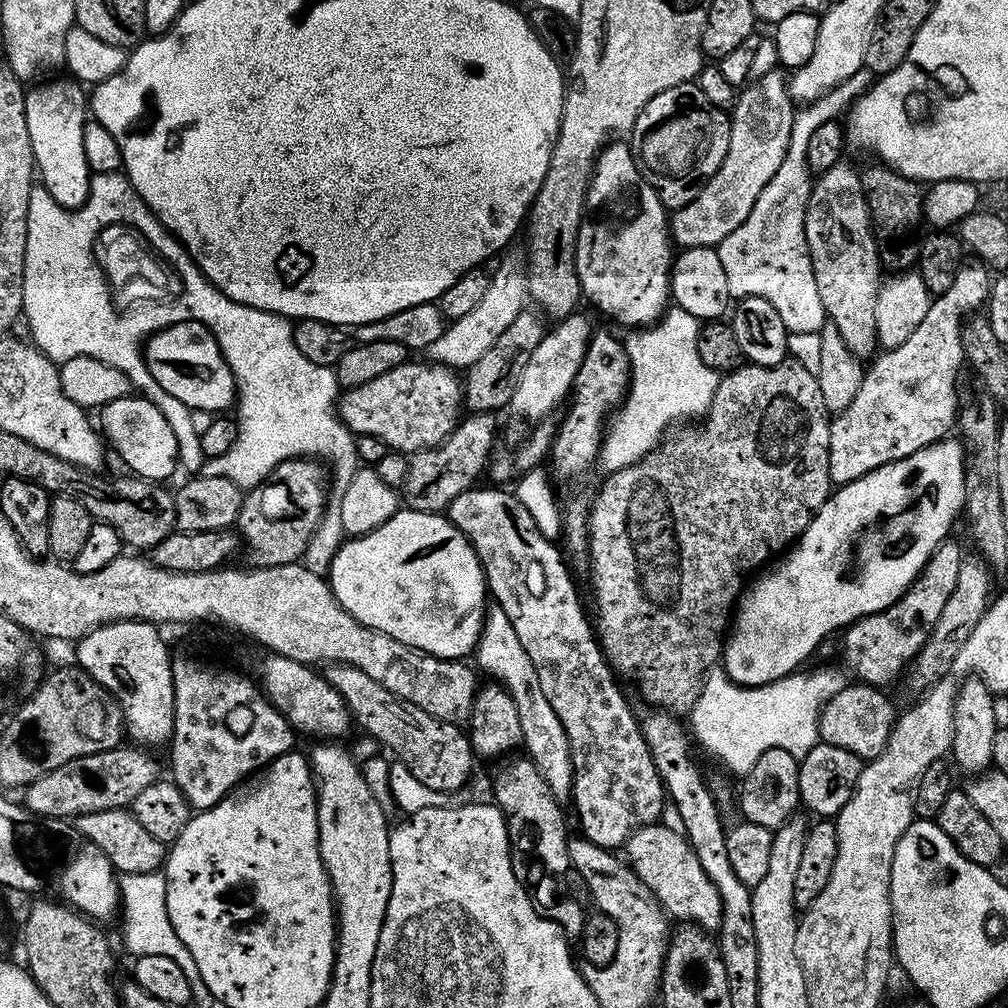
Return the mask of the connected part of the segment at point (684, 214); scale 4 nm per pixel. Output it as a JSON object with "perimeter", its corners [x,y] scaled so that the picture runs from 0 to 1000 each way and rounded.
{"perimeter":[[[774,69],[757,73],[733,88],[730,102],[724,108],[724,145],[720,149],[720,157],[716,157],[716,165],[712,165],[710,172],[698,182],[698,188],[681,204],[666,211],[665,237],[668,243],[676,247],[710,246],[722,232],[739,220],[756,187],[767,177],[784,144],[788,100],[786,92],[782,90],[782,79],[777,73]]]}

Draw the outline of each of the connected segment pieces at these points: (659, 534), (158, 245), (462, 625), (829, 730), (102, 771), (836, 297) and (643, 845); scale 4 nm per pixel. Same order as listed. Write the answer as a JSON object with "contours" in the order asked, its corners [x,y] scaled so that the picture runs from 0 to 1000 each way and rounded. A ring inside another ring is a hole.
{"contours":[[[[789,355],[778,357],[767,365],[739,360],[737,364],[715,372],[706,402],[691,421],[694,421],[691,425],[683,425],[680,429],[664,428],[637,455],[604,467],[607,469],[600,474],[591,493],[585,496],[581,525],[581,549],[583,560],[587,563],[587,595],[591,598],[589,626],[595,636],[595,646],[616,672],[627,671],[636,692],[648,698],[651,701],[648,703],[673,711],[686,707],[696,688],[702,668],[711,662],[728,604],[739,586],[740,576],[751,565],[757,564],[769,548],[777,549],[783,541],[793,536],[800,522],[804,522],[808,510],[827,487],[823,474],[823,410],[815,395],[809,368],[803,362],[801,365],[793,361]]],[[[96,171],[92,174],[91,184],[89,185],[89,192],[87,193],[87,199],[83,201],[80,206],[74,208],[68,208],[63,206],[61,202],[50,192],[43,185],[34,185],[30,188],[30,204],[28,205],[28,211],[26,212],[26,256],[24,257],[24,304],[22,307],[23,316],[26,318],[28,316],[28,325],[32,328],[32,333],[30,333],[31,340],[35,341],[40,348],[45,349],[50,356],[63,359],[73,355],[74,353],[87,352],[91,355],[97,355],[101,359],[105,359],[121,367],[125,372],[127,372],[127,377],[130,378],[132,384],[137,386],[146,396],[152,398],[157,403],[157,407],[161,407],[161,415],[165,415],[165,419],[169,419],[169,427],[173,427],[173,435],[177,435],[177,457],[180,461],[183,460],[194,460],[199,459],[200,453],[198,451],[198,433],[192,431],[192,423],[188,419],[188,411],[190,406],[186,405],[181,399],[177,399],[177,395],[173,395],[169,391],[165,391],[165,387],[159,385],[157,379],[153,379],[153,375],[150,374],[150,369],[144,361],[144,350],[141,348],[141,340],[145,334],[148,334],[153,329],[158,329],[162,325],[167,325],[169,322],[176,321],[181,318],[196,318],[200,319],[205,325],[212,331],[212,335],[216,339],[216,343],[220,347],[220,351],[224,355],[224,359],[228,363],[228,367],[232,371],[234,376],[234,392],[236,396],[233,398],[232,405],[233,408],[238,408],[238,413],[234,417],[234,422],[236,423],[236,435],[232,438],[228,449],[228,457],[230,456],[230,465],[228,465],[228,471],[233,480],[243,486],[247,484],[254,484],[256,481],[261,480],[262,475],[270,469],[276,461],[278,461],[281,456],[288,456],[291,454],[313,454],[314,457],[320,458],[327,465],[327,480],[333,483],[332,487],[334,489],[339,489],[343,486],[343,482],[347,482],[347,474],[351,474],[355,463],[355,457],[353,455],[353,433],[337,418],[336,413],[333,412],[333,399],[335,396],[335,378],[333,375],[332,368],[326,362],[323,361],[313,361],[308,359],[308,355],[304,355],[304,351],[300,351],[300,347],[296,347],[294,342],[294,334],[292,332],[292,321],[289,316],[285,313],[278,313],[275,310],[265,310],[264,308],[256,308],[252,304],[244,304],[243,302],[237,302],[232,300],[228,296],[224,296],[224,292],[220,292],[211,282],[200,273],[198,270],[198,265],[193,262],[187,254],[187,249],[185,249],[179,242],[178,238],[174,234],[170,234],[165,228],[165,224],[161,224],[161,220],[151,209],[146,206],[146,204],[141,200],[141,196],[134,190],[131,187],[131,182],[127,180],[126,175],[120,173],[119,171]],[[110,222],[126,222],[128,227],[134,228],[143,235],[144,239],[160,255],[163,254],[168,258],[169,261],[175,265],[175,270],[179,273],[179,278],[183,281],[183,291],[180,294],[175,294],[170,292],[170,290],[164,291],[163,293],[153,293],[146,296],[137,297],[134,300],[129,300],[124,306],[119,306],[117,312],[110,314],[113,318],[113,323],[115,323],[115,331],[119,331],[119,335],[95,335],[95,320],[101,315],[101,313],[93,313],[93,315],[87,315],[87,323],[91,329],[81,329],[79,333],[79,296],[75,296],[75,280],[69,280],[69,248],[71,248],[71,242],[77,244],[79,242],[79,248],[83,248],[85,242],[94,243],[100,228],[102,226],[107,226]]],[[[394,506],[379,522],[375,522],[370,528],[364,528],[361,532],[350,532],[342,535],[333,548],[327,564],[327,578],[329,587],[333,590],[333,596],[355,617],[399,637],[403,641],[413,643],[417,647],[435,648],[439,655],[454,655],[464,650],[471,644],[476,635],[476,626],[480,624],[480,609],[486,599],[484,580],[480,578],[480,566],[476,561],[474,550],[468,544],[462,530],[451,524],[443,511],[432,508],[410,508],[408,506]]],[[[856,677],[838,678],[837,683],[827,688],[813,703],[813,734],[823,740],[835,740],[858,756],[875,748],[875,744],[885,728],[885,720],[891,713],[890,703],[885,703],[885,698],[877,687],[880,686]]],[[[116,740],[73,752],[58,764],[50,764],[23,783],[24,798],[36,812],[74,812],[97,804],[127,802],[138,785],[160,773],[159,758],[150,745],[139,740]]],[[[834,161],[813,172],[799,208],[800,244],[820,320],[829,324],[831,331],[835,331],[835,339],[839,339],[842,347],[852,355],[864,354],[871,345],[867,304],[875,273],[868,233],[853,171],[840,161]]],[[[658,815],[642,817],[623,830],[622,856],[633,867],[638,877],[651,888],[664,910],[675,915],[693,917],[699,923],[710,923],[716,911],[716,895],[708,875],[700,871],[692,847],[684,839],[678,824],[663,821]]]]}

